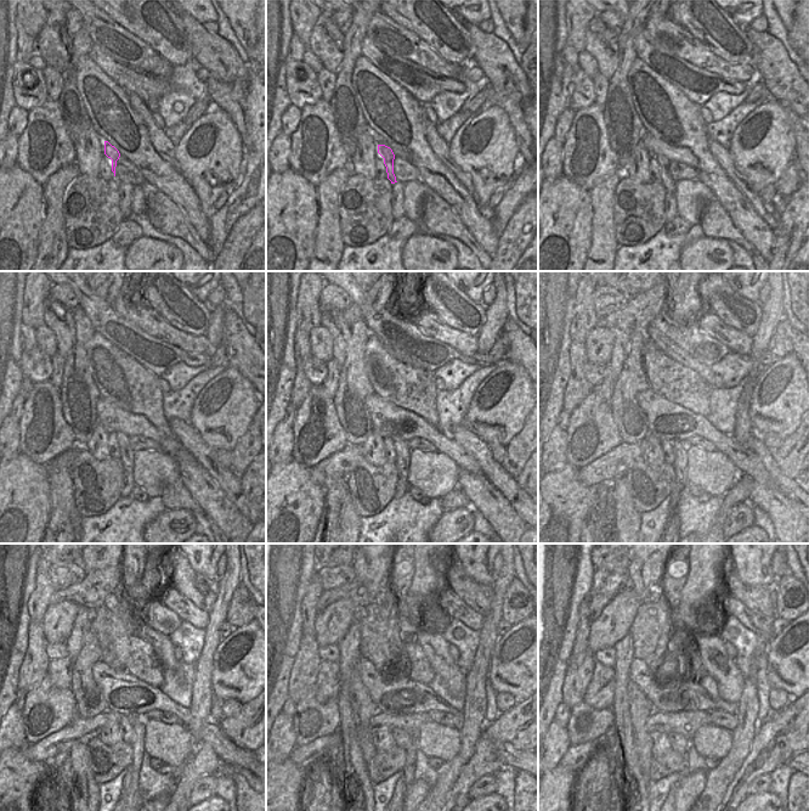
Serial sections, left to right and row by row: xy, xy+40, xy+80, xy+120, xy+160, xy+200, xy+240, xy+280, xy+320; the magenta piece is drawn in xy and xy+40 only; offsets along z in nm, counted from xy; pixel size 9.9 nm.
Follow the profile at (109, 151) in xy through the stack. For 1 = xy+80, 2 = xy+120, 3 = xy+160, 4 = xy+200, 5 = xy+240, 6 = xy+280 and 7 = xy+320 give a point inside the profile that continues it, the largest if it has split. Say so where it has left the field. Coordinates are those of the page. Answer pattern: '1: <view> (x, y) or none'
1: xy+80 (666, 179)
2: xy+120 (126, 454)
3: xy+160 (402, 452)
4: xy+200 (680, 463)
5: xy+240 (137, 747)
6: xy+280 (409, 767)
7: xy+320 (684, 767)

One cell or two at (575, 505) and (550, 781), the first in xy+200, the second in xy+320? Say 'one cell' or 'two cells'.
one cell

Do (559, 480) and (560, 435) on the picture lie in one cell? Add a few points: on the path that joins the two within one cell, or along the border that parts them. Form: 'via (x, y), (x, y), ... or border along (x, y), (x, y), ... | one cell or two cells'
border along (566, 462), (560, 468), (550, 472) | two cells

